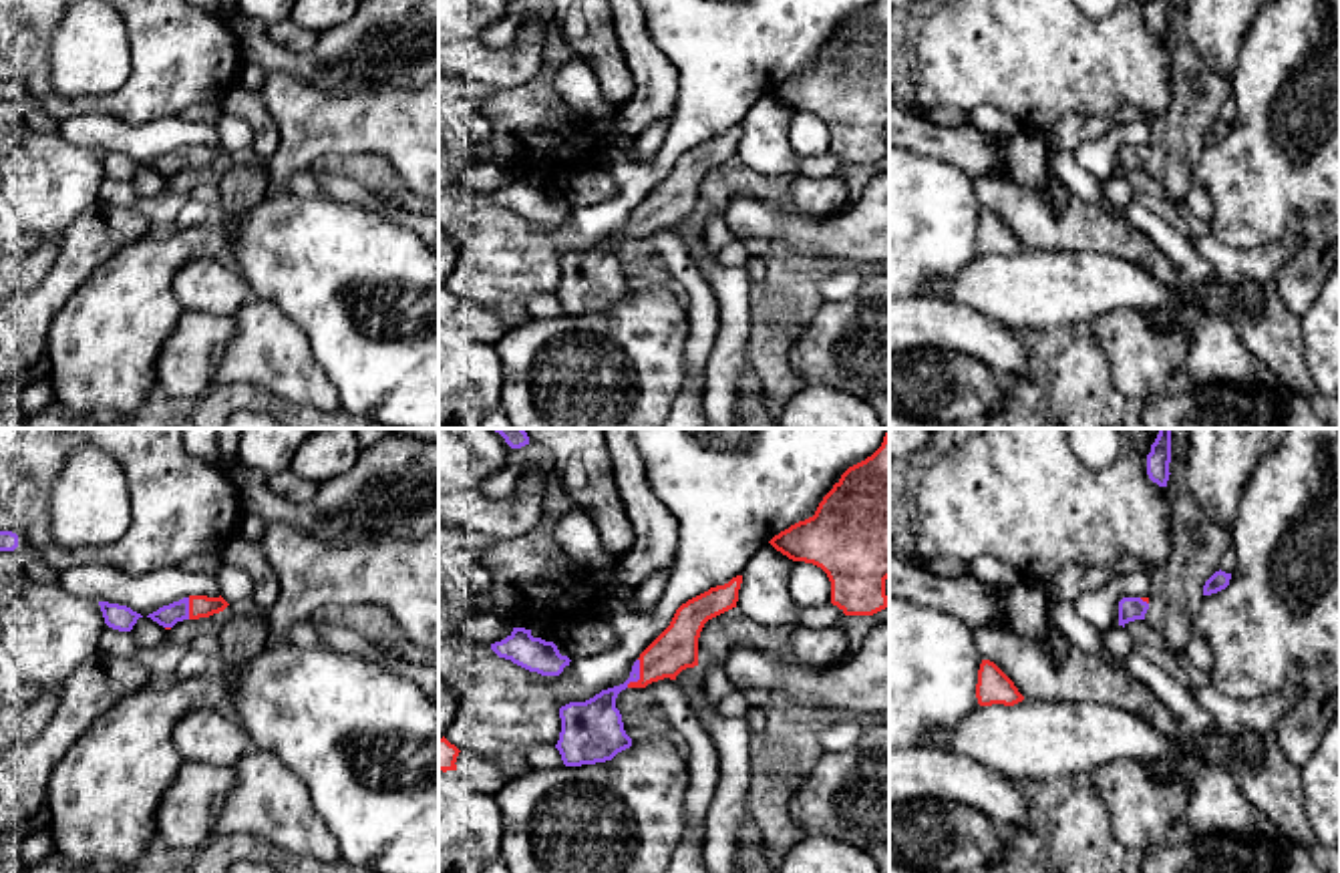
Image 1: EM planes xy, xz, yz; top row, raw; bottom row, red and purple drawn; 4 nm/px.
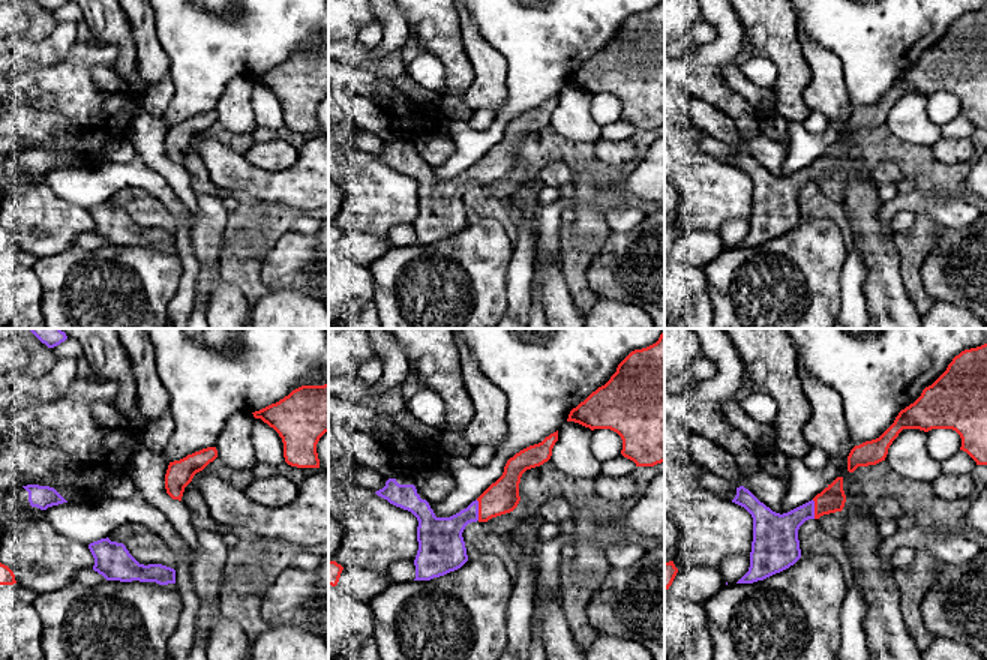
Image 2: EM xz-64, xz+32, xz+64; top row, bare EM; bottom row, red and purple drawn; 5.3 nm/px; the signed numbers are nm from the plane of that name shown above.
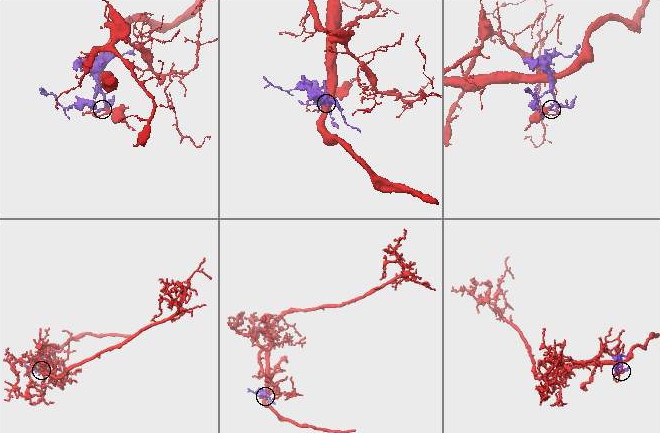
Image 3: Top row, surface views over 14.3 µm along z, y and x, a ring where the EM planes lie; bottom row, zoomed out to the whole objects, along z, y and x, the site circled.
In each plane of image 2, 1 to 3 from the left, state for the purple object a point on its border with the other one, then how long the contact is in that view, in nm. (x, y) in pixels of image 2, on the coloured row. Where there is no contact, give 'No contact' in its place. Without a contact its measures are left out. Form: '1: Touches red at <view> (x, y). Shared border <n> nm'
1: No contact
2: Touches red at xz+32 (479, 510). Shared border 110 nm
3: Touches red at xz+64 (815, 509). Shared border 110 nm

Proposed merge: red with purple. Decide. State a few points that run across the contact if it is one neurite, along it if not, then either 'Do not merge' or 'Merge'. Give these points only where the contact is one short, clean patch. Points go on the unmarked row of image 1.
Do not merge

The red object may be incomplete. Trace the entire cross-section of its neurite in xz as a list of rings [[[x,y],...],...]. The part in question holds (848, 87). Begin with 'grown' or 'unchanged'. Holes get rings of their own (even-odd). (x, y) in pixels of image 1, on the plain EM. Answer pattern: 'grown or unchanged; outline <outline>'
unchanged; outline [[[875,0],[849,16],[823,46],[813,66],[769,91],[793,111],[821,117],[831,131],[831,153],[845,165],[873,165],[887,157],[889,127],[889,0]]]

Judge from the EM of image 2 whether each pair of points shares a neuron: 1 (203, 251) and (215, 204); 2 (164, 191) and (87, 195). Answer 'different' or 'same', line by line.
1: same
2: same

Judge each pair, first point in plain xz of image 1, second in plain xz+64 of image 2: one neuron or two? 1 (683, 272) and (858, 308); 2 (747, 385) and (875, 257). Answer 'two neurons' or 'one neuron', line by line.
1: one neuron
2: one neuron

